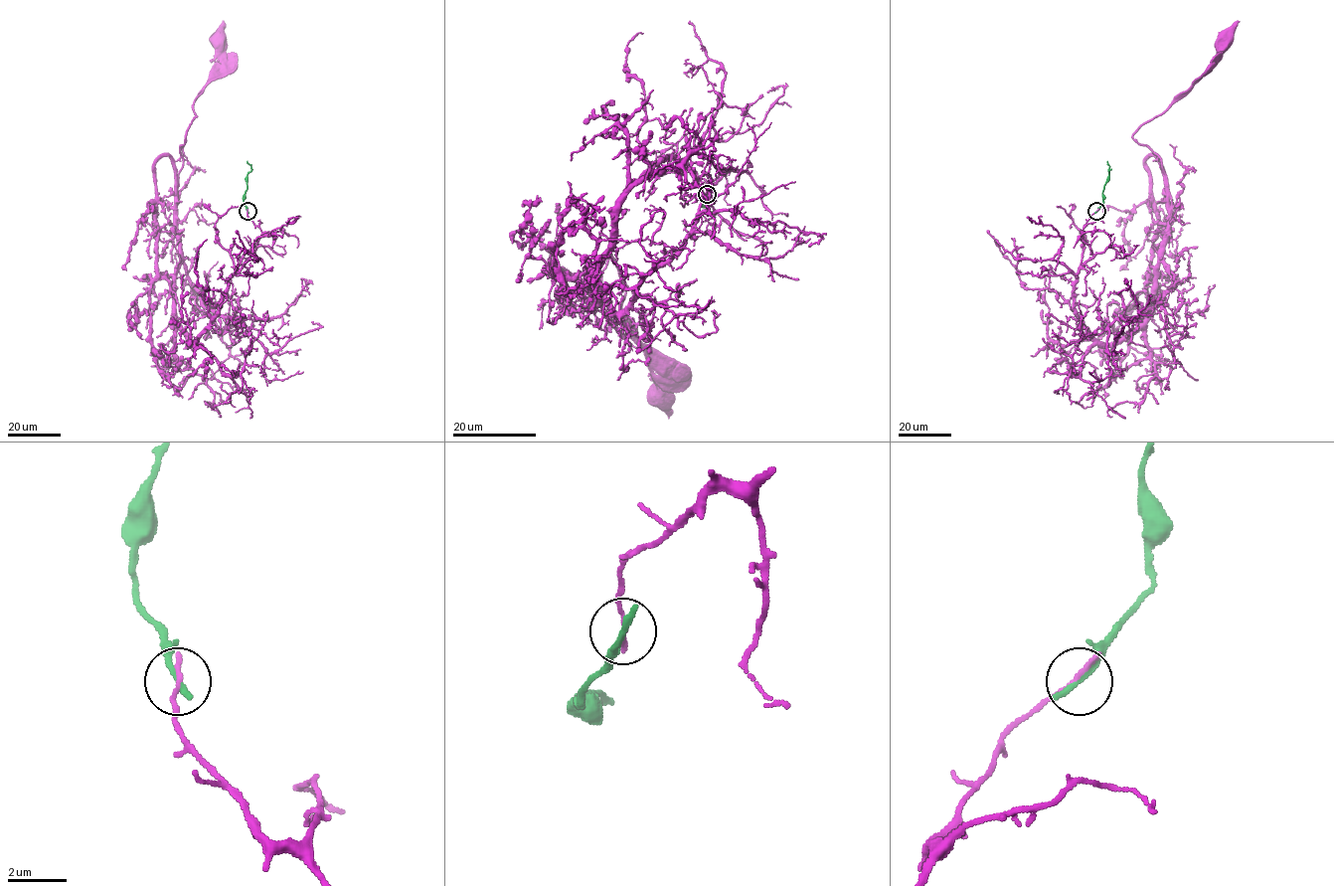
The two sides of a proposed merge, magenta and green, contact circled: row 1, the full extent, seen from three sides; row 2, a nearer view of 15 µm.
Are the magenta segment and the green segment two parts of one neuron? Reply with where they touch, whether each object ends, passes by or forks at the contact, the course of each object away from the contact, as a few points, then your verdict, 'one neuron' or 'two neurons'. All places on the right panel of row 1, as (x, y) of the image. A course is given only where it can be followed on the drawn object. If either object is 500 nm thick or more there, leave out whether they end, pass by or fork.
at (1096, 211); magenta ends there; green ends there; magenta runs (1096, 211), (1075, 313), (1117, 343), (1151, 300), (1169, 222), (1161, 160), (1132, 134), (1226, 41); green runs (1096, 211), (1103, 203), (1107, 161); two neurons

